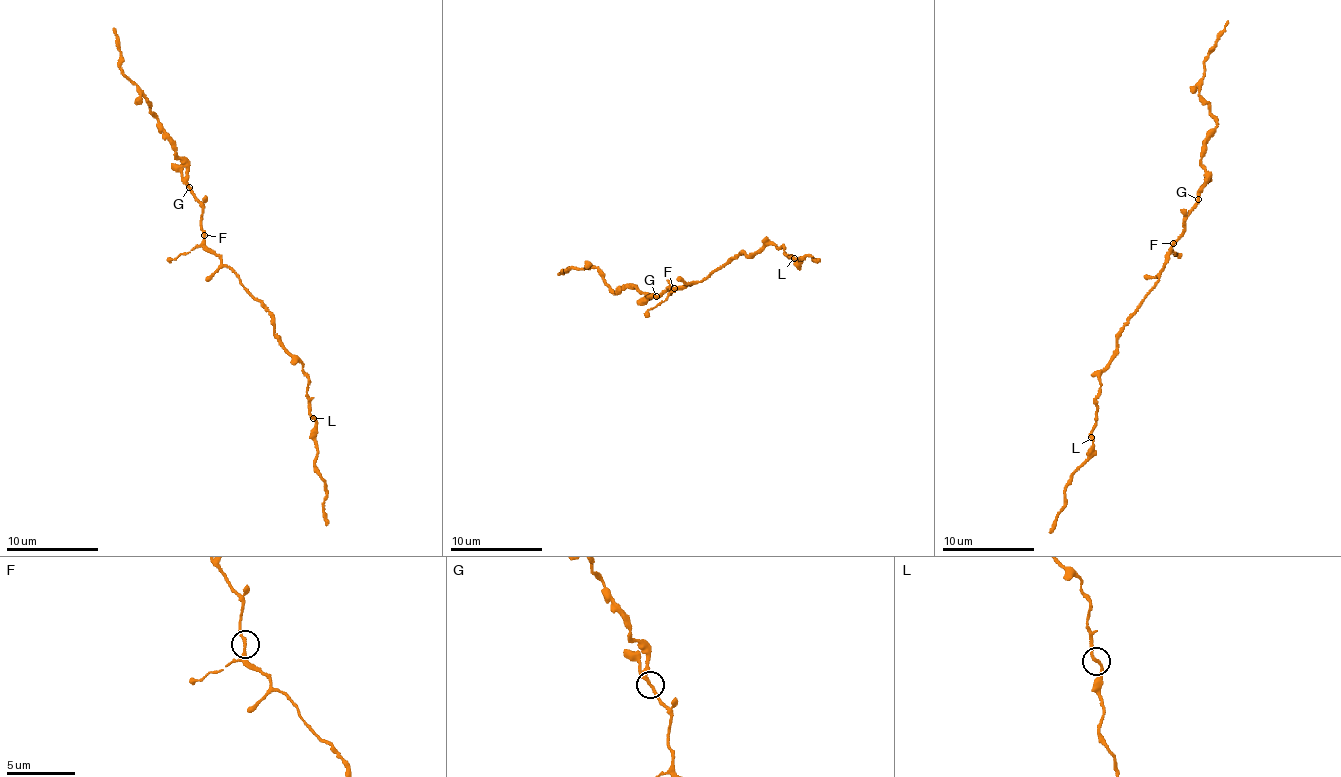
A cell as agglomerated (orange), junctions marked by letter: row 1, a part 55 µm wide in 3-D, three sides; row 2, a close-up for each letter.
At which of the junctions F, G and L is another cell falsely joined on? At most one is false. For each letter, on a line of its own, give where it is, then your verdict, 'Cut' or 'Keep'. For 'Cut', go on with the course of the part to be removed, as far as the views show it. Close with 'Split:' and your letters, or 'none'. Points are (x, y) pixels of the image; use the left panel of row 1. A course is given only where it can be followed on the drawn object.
F: Place: (204, 235). Keep
G: Place: (189, 187). Keep
L: Place: (313, 418). Keep
Split: none

